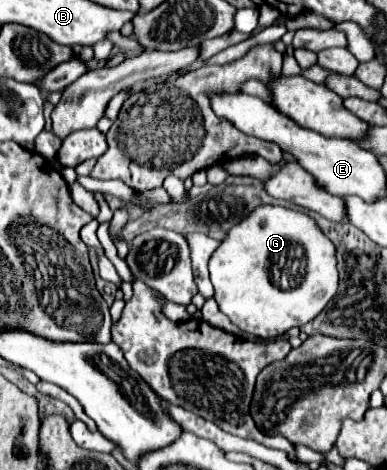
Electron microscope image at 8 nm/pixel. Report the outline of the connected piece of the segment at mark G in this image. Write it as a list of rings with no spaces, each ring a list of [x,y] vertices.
[[[258,206],[250,216],[240,220],[212,254],[208,268],[220,310],[240,330],[258,338],[278,338],[294,326],[314,320],[338,290],[334,244],[310,216],[284,206]]]

